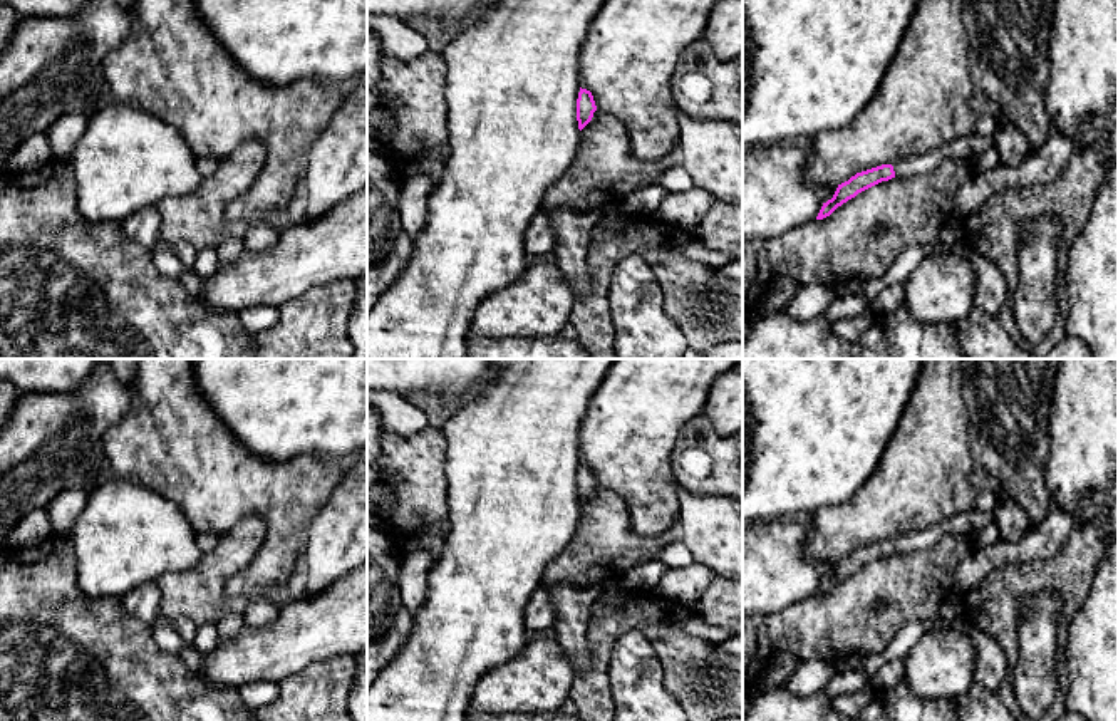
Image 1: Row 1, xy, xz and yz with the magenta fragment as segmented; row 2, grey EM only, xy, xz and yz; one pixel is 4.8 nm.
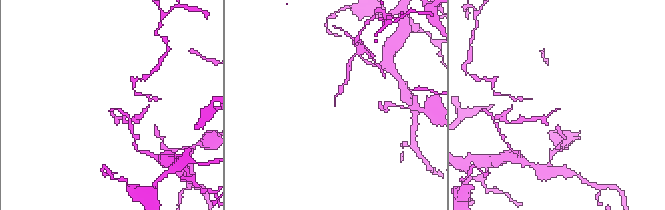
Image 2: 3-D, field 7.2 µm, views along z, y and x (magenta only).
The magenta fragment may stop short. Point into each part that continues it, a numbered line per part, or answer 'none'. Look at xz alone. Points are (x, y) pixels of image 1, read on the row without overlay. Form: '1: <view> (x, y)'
none

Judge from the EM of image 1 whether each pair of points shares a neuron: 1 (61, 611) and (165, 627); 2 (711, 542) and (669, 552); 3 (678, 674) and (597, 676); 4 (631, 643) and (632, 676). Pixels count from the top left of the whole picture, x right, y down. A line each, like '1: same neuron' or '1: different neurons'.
1: different neurons
2: different neurons
3: same neuron
4: same neuron

